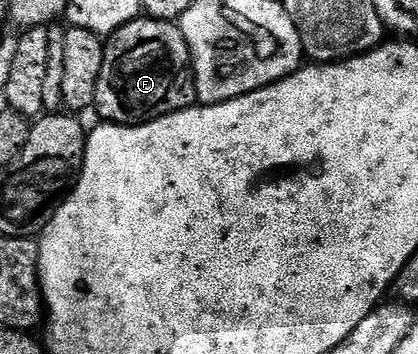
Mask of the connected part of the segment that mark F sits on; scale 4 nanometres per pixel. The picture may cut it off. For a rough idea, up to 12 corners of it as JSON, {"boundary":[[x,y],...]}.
{"boundary":[[140,16],[106,43],[94,109],[142,126],[196,105],[173,22]]}

